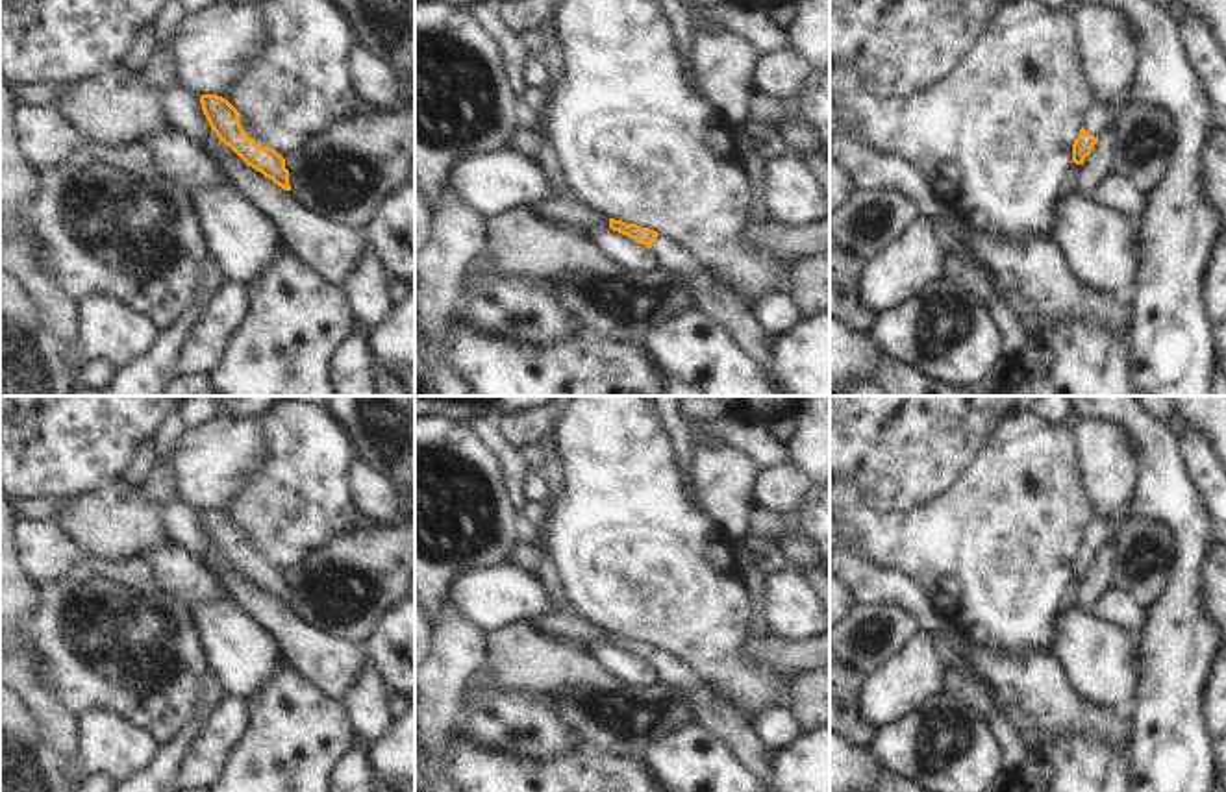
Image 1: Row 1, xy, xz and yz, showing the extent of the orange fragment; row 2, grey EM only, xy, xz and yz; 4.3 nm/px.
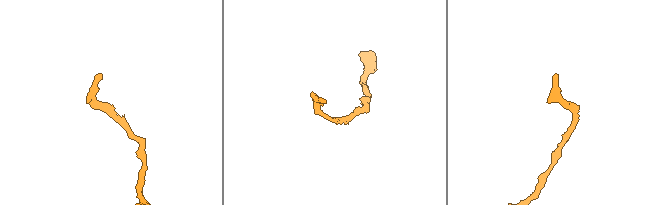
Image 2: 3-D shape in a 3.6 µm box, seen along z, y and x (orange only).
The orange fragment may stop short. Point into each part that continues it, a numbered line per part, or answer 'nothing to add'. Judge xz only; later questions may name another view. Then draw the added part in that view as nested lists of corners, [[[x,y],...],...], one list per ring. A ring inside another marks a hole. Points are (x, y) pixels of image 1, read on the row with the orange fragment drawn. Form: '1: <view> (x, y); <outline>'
1: xz (732, 315); [[[657,235],[650,252],[657,259],[657,268],[665,268],[682,278],[682,283],[693,298],[694,311],[707,315],[733,344],[752,359],[767,376],[776,396],[789,396],[782,390],[770,374],[770,337],[765,335],[752,311],[730,291],[720,287],[713,274],[706,272],[693,254],[676,241]]]

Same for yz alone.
1: yz (1100, 115); [[[1124,100],[1093,102],[1083,117],[1083,130],[1095,137],[1109,128],[1115,130],[1120,120],[1120,113],[1128,104],[1130,102]]]

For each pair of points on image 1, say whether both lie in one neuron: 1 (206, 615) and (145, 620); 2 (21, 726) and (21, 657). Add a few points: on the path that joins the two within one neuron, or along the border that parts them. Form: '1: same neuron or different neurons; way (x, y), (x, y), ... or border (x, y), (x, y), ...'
1: different neurons; border (187, 604), (187, 613), (208, 657)
2: different neurons; border (19, 696), (36, 720), (37, 741)

